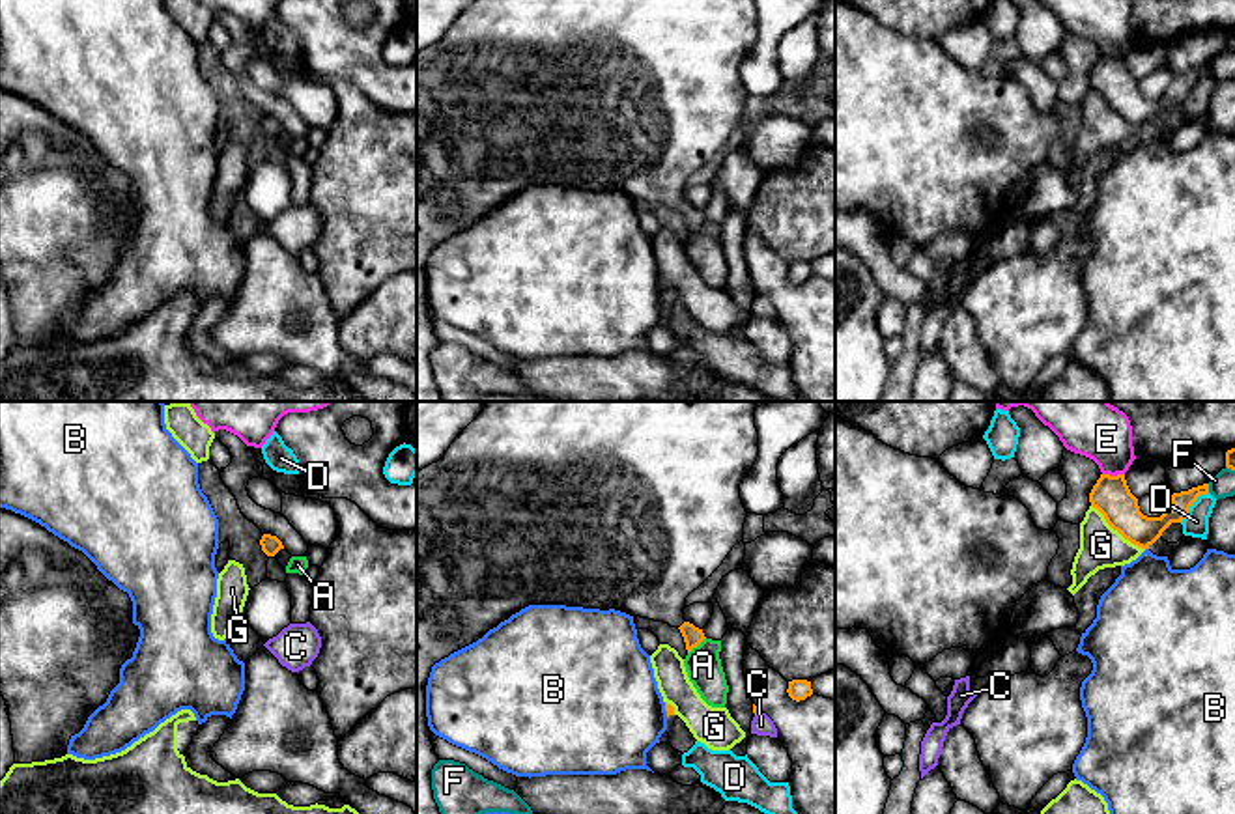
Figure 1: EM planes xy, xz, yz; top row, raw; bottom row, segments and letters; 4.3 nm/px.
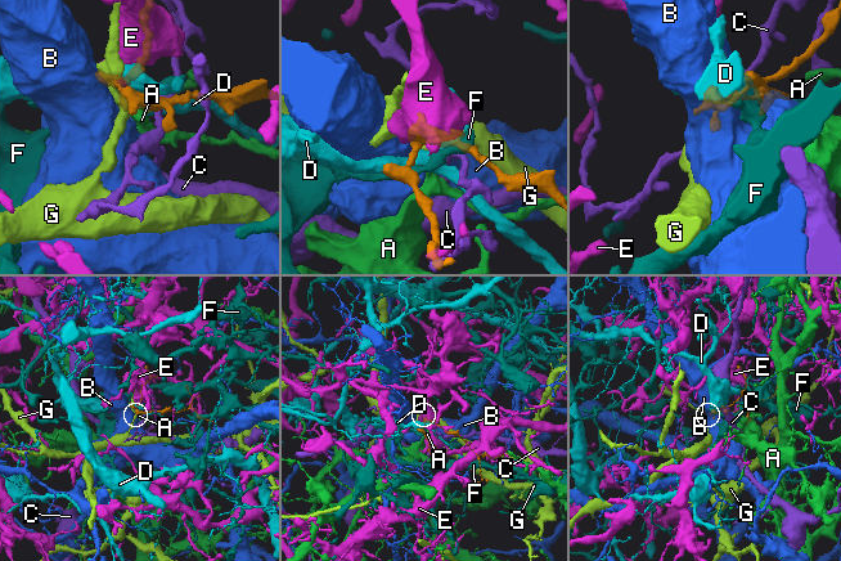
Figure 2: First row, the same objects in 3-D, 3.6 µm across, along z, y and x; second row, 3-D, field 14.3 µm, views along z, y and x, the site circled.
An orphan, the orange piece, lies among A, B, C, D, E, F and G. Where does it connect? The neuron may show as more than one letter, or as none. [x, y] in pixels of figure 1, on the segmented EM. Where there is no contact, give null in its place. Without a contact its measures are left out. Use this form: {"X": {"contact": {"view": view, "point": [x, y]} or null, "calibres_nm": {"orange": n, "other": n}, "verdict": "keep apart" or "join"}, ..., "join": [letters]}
{"A": {"contact": {"view": "xz", "point": [695, 646]}, "calibres_nm": {"orange": 80, "other": 160}, "verdict": "keep apart"}, "B": {"contact": {"view": "xz", "point": [666, 710]}, "calibres_nm": {"orange": 40, "other": 480}, "verdict": "keep apart"}, "C": {"contact": {"view": "xz", "point": [757, 714]}, "calibres_nm": {"orange": 30, "other": 90}, "verdict": "keep apart"}, "D": {"contact": {"view": "yz", "point": [1192, 503]}, "calibres_nm": {"orange": 140, "other": 110}, "verdict": "keep apart"}, "E": {"contact": {"view": "yz", "point": [1114, 477]}, "calibres_nm": {"orange": 170, "other": 260}, "verdict": "keep apart"}, "F": {"contact": {"view": "yz", "point": [1207, 488]}, "calibres_nm": {"orange": 90, "other": 100}, "verdict": "keep apart"}, "G": {"contact": {"view": "yz", "point": [1118, 531]}, "calibres_nm": {"orange": 170, "other": 180}, "verdict": "keep apart"}, "join": []}

